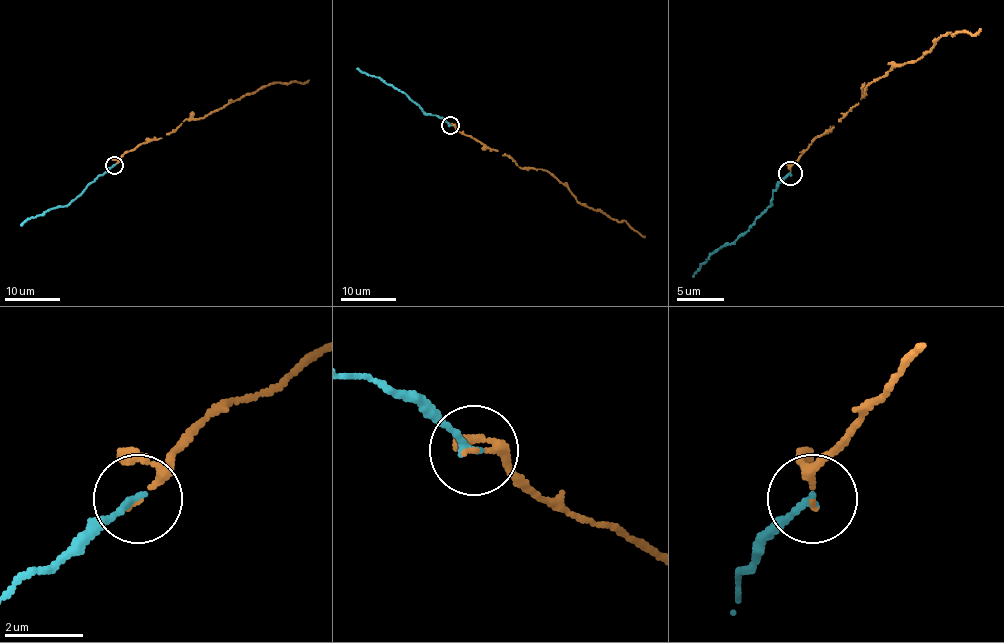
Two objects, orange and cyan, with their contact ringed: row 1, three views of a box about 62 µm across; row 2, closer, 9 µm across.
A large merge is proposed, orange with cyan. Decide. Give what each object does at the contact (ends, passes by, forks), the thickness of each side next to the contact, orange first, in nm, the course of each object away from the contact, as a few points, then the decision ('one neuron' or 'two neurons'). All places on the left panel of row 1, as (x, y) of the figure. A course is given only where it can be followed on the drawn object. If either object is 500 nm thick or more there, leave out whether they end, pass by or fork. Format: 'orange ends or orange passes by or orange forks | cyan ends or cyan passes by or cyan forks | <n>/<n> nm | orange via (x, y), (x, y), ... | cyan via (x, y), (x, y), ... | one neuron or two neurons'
orange passes by | cyan ends | 110/180 nm | orange via (115, 164), (124, 153), (171, 132), (187, 119), (203, 119), (271, 84), (308, 80) | cyan via (115, 164), (98, 175), (68, 206), (48, 208), (21, 225) | one neuron

